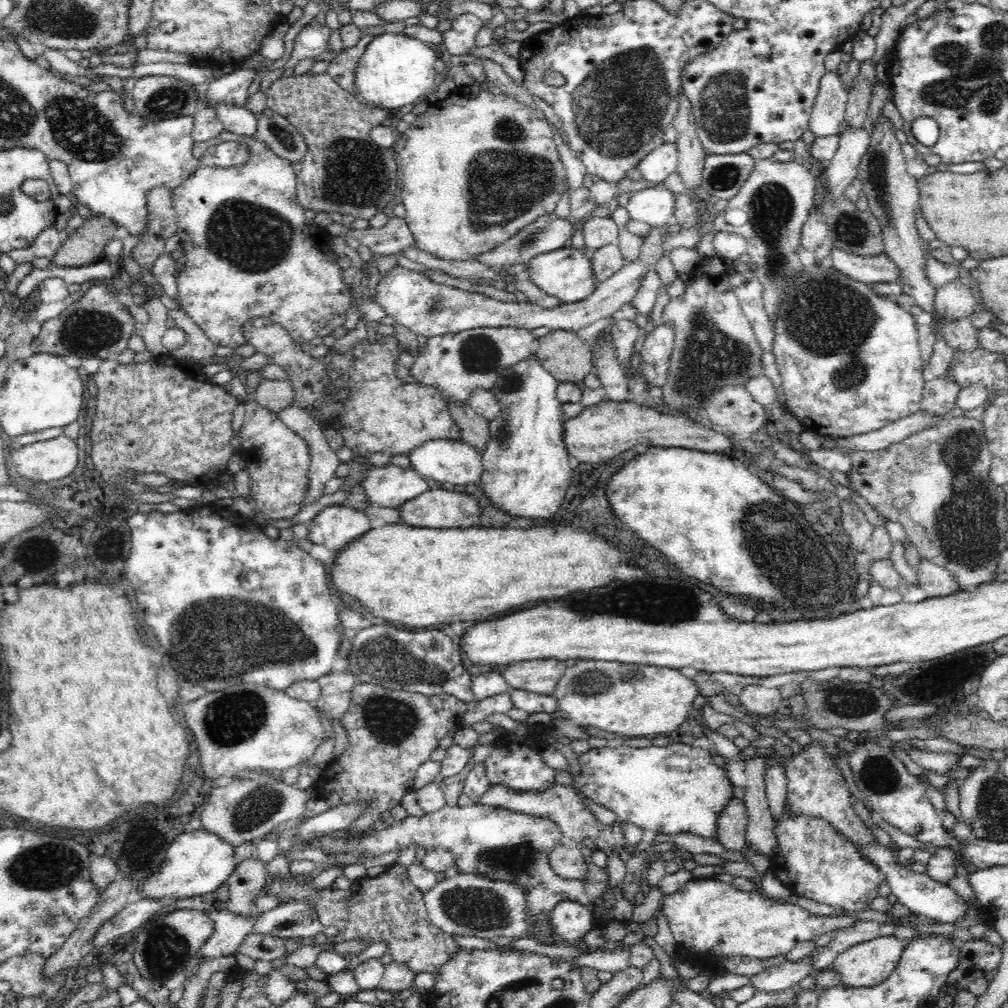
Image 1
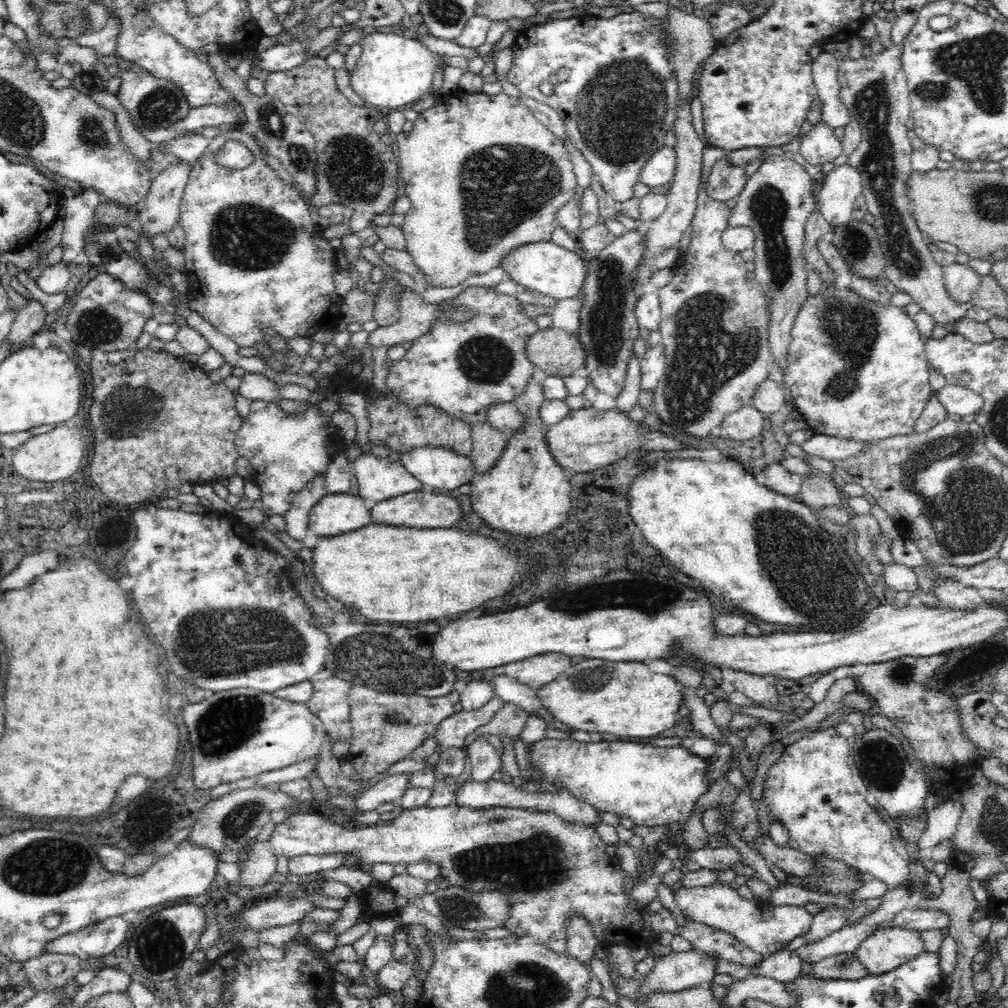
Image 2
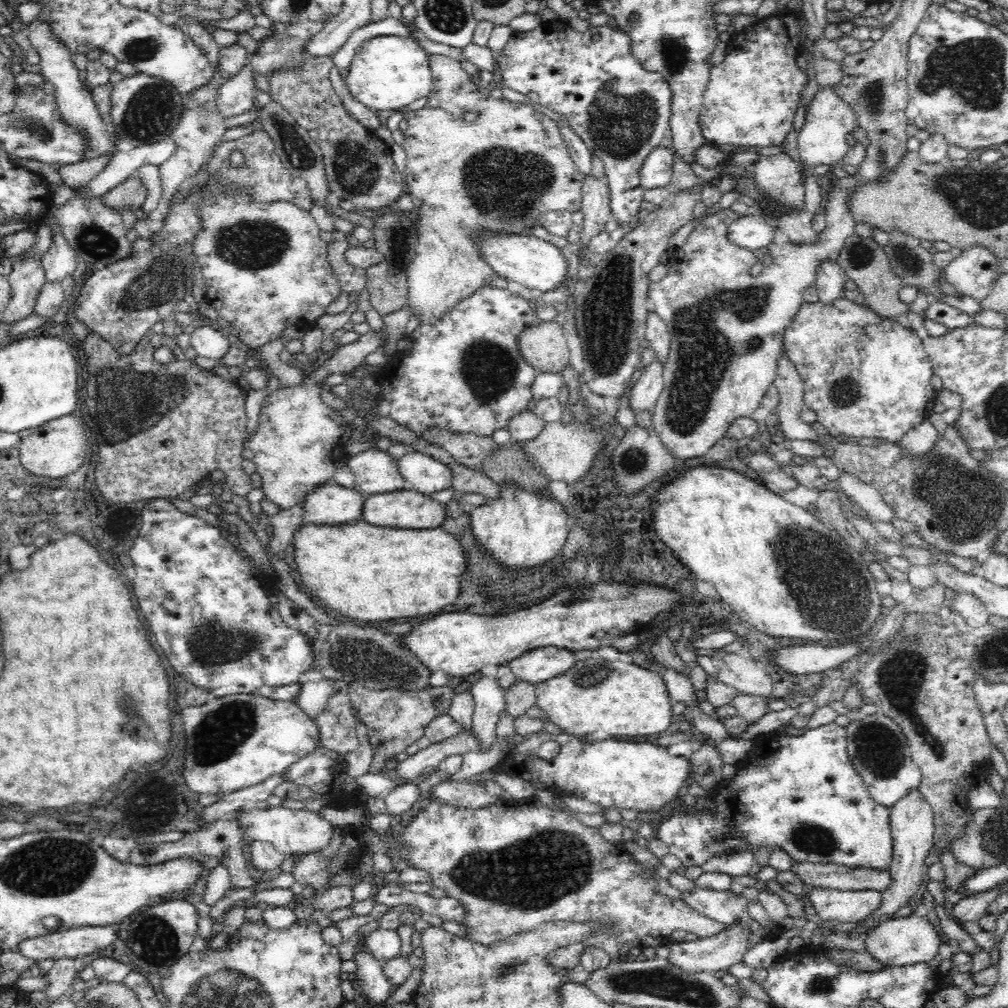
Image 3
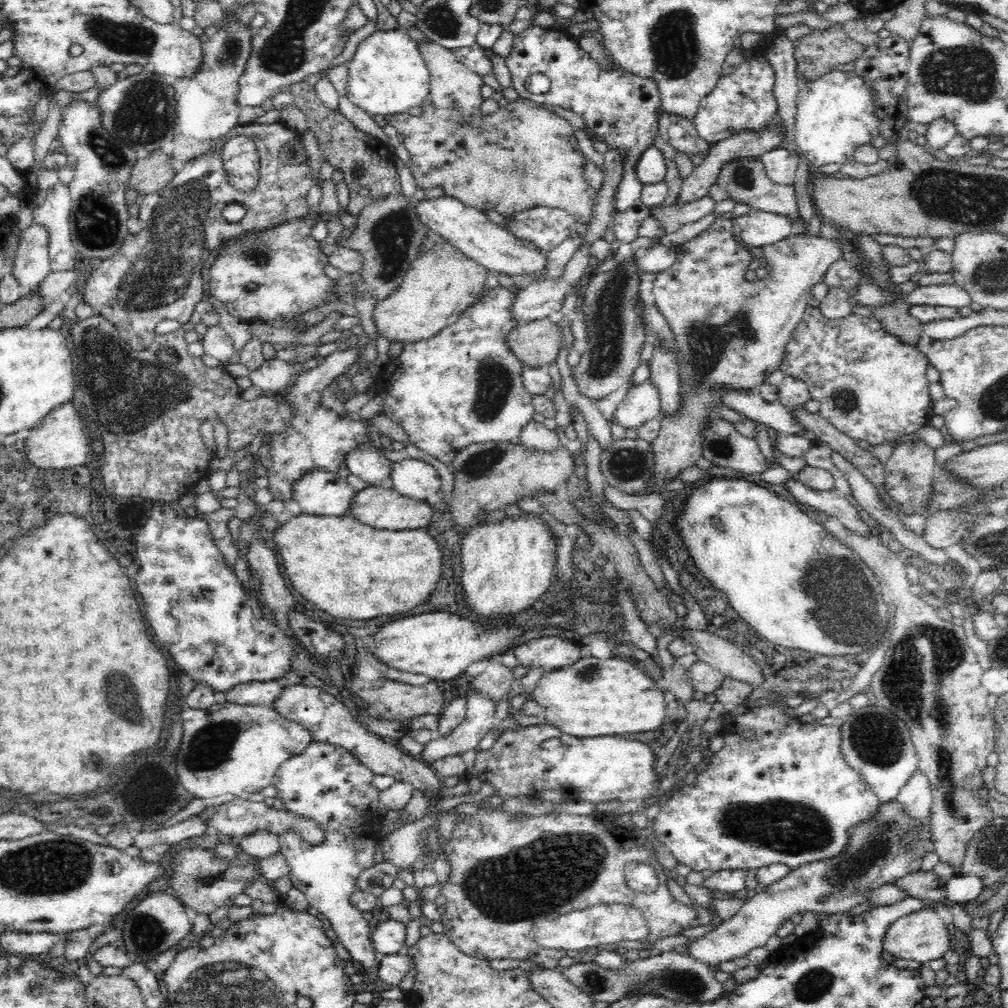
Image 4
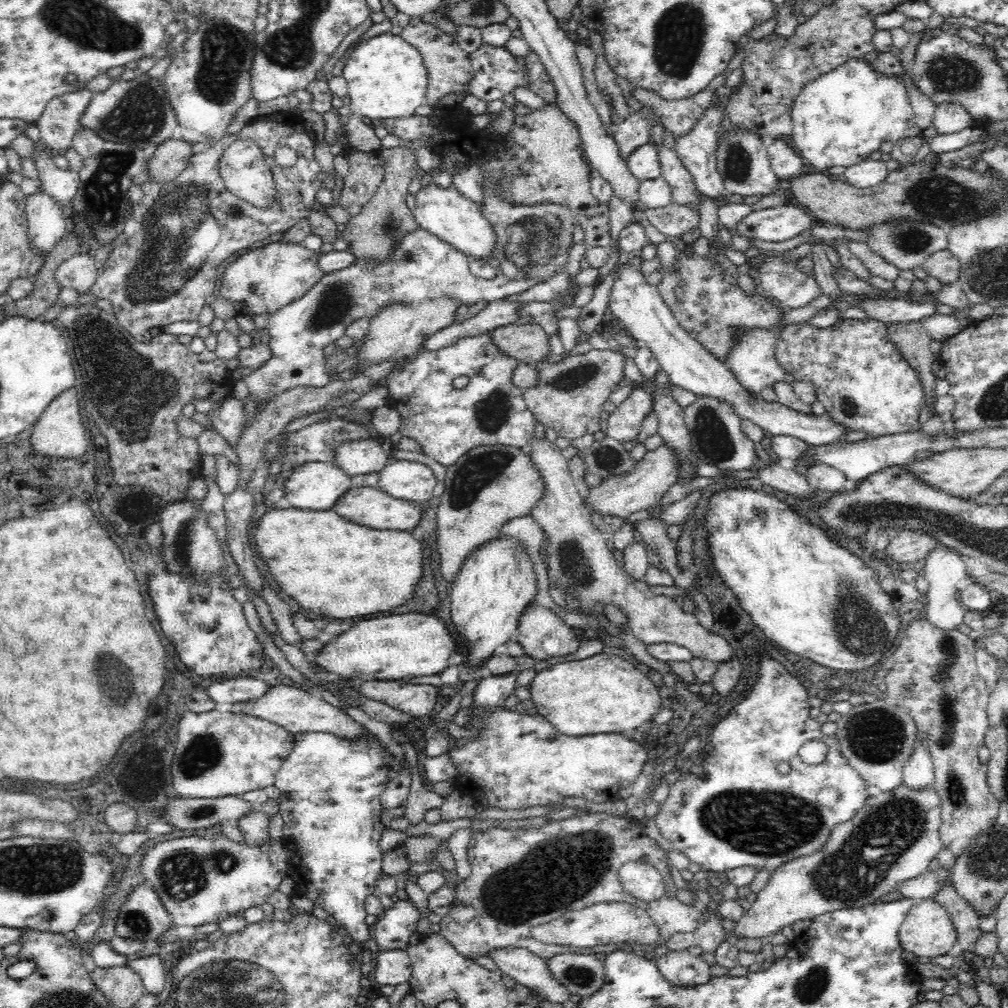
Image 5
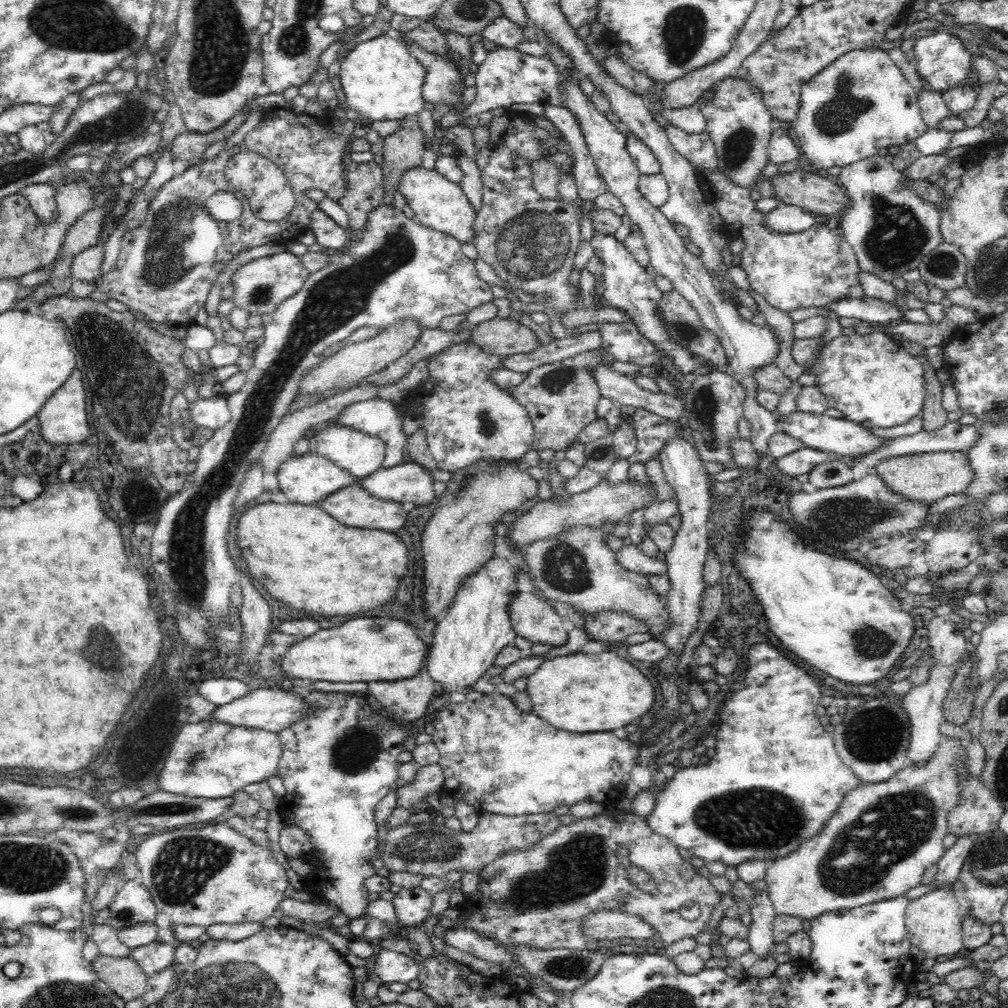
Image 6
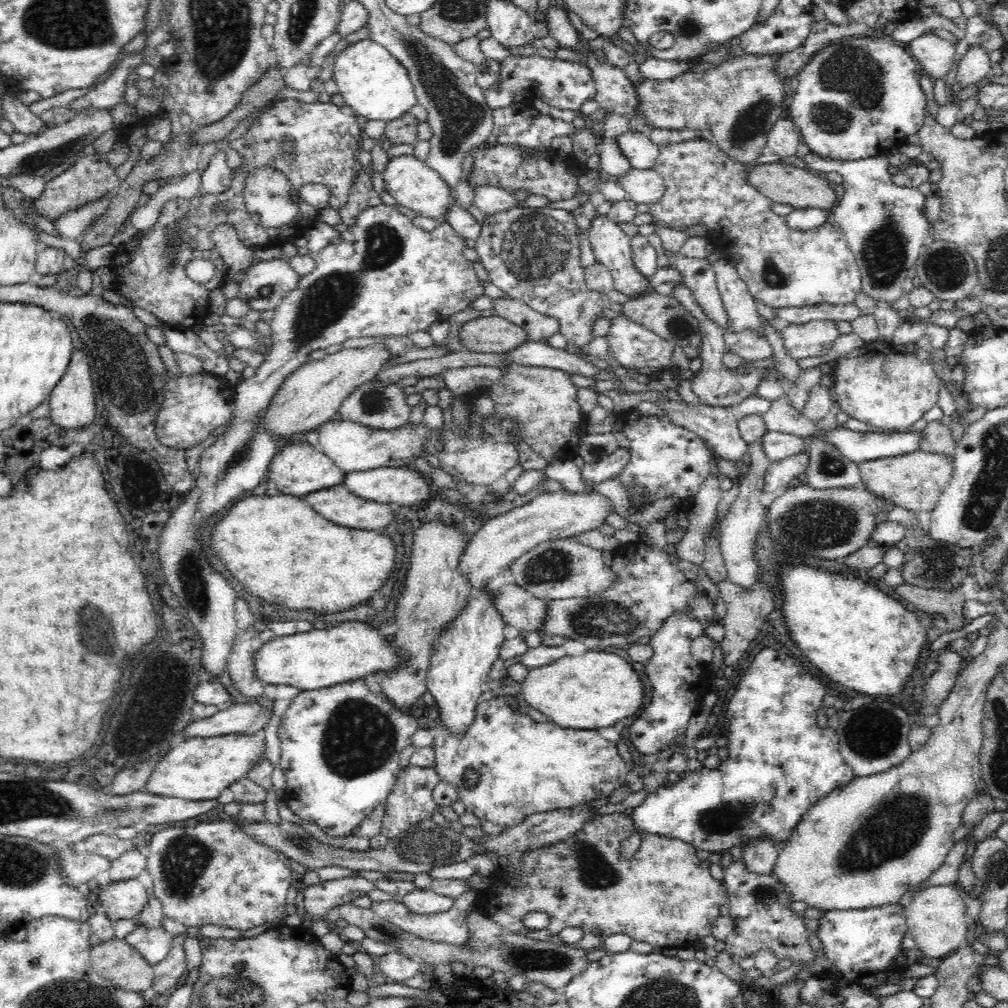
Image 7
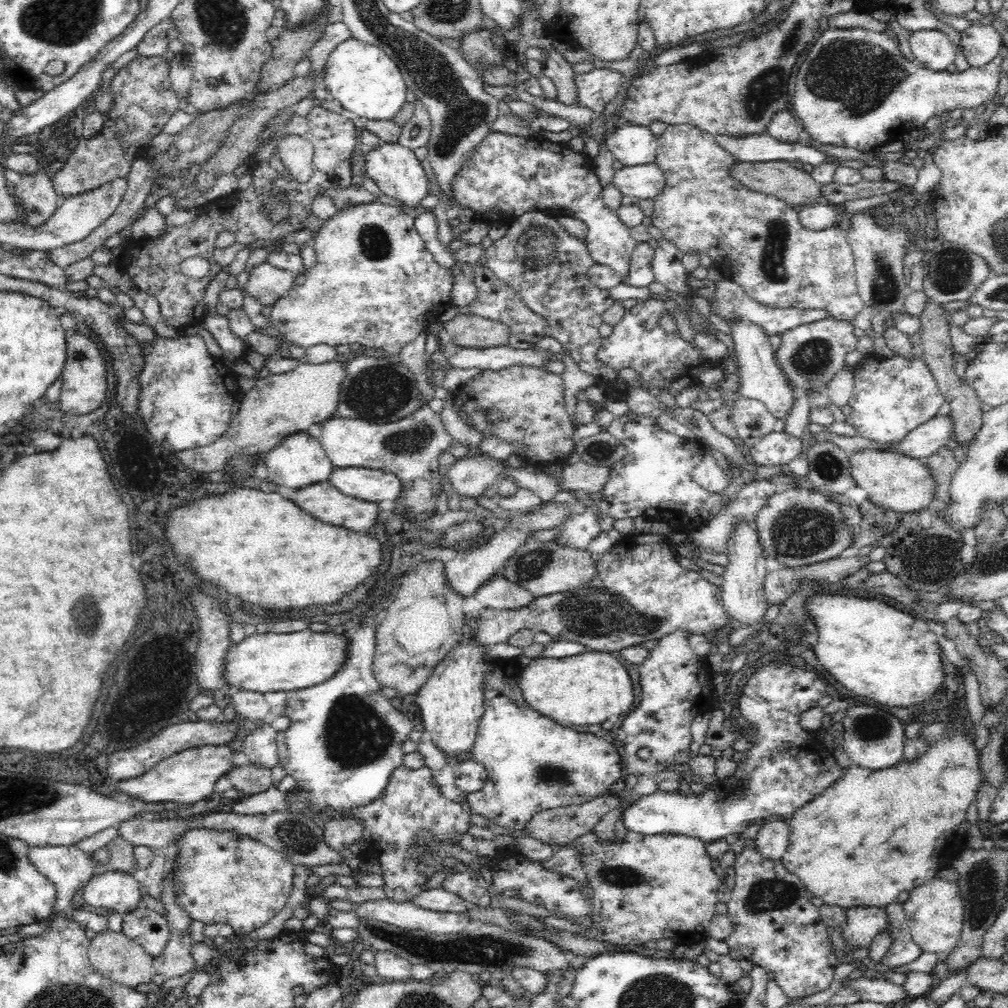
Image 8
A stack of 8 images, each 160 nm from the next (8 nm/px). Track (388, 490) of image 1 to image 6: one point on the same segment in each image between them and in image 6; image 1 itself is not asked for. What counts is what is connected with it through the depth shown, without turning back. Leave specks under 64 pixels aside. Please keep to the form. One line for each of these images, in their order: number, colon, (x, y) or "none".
2: (379, 479)
3: (375, 471)
4: (367, 463)
5: (361, 456)
6: (359, 454)

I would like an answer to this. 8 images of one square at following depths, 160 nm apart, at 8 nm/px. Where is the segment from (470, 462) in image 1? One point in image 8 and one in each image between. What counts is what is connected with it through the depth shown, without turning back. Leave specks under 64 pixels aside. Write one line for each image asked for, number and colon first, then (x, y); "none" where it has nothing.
2: (437, 469)
3: (421, 473)
4: (415, 479)
5: (411, 481)
6: (409, 482)
7: (384, 485)
8: (369, 485)

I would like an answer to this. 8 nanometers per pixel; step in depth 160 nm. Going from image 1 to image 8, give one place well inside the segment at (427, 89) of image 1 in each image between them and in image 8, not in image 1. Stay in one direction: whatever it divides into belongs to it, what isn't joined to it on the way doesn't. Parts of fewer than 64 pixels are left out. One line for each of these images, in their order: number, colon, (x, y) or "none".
2: (393, 71)
3: (388, 72)
4: (387, 75)
5: (386, 78)
6: (381, 81)
7: (373, 83)
8: (363, 78)

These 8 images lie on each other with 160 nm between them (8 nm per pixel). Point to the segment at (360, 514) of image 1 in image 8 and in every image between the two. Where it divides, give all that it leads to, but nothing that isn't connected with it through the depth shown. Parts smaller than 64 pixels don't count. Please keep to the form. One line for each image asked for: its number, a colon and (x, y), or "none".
2: (335, 513)
3: (329, 504)
4: (319, 492)
5: (315, 485)
6: (307, 479)
7: (298, 469)
8: (300, 459)

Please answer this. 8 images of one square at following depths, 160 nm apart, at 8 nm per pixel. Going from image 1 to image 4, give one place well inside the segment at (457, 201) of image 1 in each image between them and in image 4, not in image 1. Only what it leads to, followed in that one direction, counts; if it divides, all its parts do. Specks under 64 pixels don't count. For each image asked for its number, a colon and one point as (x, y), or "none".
2: (484, 176)
3: (499, 172)
4: (523, 156)

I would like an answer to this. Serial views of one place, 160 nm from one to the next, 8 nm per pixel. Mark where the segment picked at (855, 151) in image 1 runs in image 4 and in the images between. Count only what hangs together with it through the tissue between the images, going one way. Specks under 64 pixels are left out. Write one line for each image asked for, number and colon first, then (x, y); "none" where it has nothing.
2: (843, 184)
3: (727, 326)
4: (728, 334)

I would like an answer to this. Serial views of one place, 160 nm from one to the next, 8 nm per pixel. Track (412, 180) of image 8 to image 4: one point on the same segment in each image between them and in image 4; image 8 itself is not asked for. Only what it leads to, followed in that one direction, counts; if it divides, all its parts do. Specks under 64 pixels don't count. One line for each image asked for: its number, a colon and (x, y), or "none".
4: (467, 229)
5: (445, 212)
6: (439, 204)
7: (412, 183)

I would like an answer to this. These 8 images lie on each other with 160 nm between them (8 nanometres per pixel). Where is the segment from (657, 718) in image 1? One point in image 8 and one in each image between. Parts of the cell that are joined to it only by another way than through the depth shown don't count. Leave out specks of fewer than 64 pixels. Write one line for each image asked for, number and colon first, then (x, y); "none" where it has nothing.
2: (630, 701)
3: (620, 698)
4: (592, 697)
5: (604, 693)
6: (581, 692)
7: (594, 690)
8: (587, 688)

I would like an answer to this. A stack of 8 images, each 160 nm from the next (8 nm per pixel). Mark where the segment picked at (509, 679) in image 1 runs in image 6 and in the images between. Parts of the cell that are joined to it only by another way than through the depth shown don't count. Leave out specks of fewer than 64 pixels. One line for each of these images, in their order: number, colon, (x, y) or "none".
2: (537, 671)
3: (538, 665)
4: (551, 652)
5: (541, 633)
6: (533, 618)

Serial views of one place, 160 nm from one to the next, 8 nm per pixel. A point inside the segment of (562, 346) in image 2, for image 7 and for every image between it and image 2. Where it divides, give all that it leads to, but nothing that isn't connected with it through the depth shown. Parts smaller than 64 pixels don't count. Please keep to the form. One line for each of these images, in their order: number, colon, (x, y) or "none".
3: (544, 347)
4: (536, 343)
5: (528, 343)
6: (500, 336)
7: (494, 334)

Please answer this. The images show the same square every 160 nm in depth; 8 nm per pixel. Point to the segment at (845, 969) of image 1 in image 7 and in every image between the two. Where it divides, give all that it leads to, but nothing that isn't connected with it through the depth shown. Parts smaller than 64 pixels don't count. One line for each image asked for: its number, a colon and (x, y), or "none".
2: (886, 949)
3: (902, 941)
4: (922, 936)
5: (928, 930)
6: (934, 921)
7: (936, 917)

